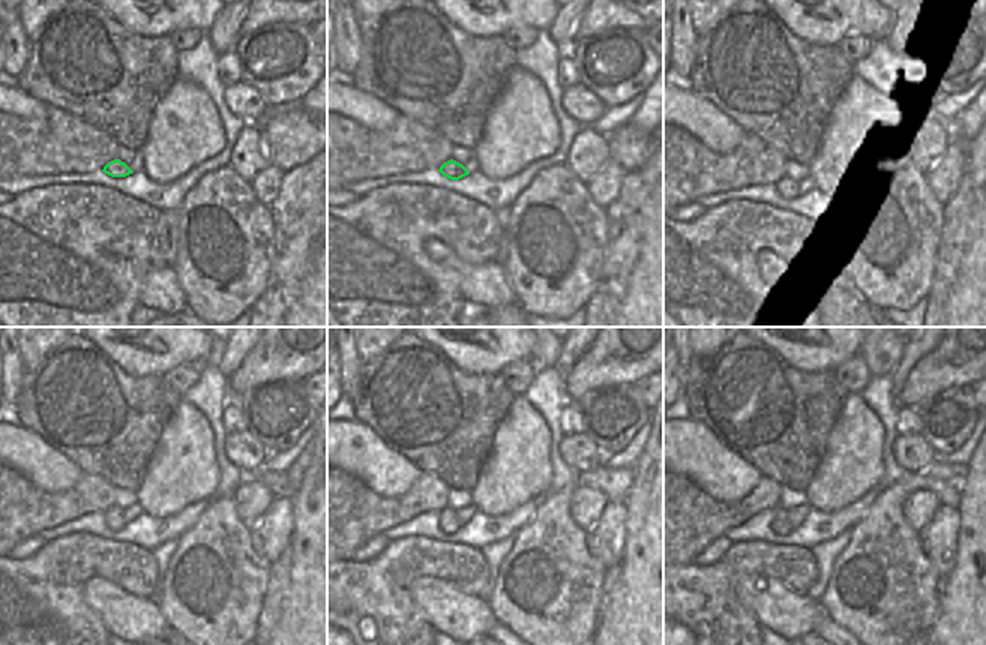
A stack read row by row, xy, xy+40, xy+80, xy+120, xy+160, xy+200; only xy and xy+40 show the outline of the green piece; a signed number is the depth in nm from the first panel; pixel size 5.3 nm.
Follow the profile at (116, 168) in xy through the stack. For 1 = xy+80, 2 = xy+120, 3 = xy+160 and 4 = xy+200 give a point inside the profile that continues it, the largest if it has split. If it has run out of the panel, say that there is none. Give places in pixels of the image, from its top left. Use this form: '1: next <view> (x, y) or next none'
1: next xy+80 (794, 171)
2: next xy+120 (114, 518)
3: next xy+160 (450, 519)
4: next xy+200 (787, 521)

